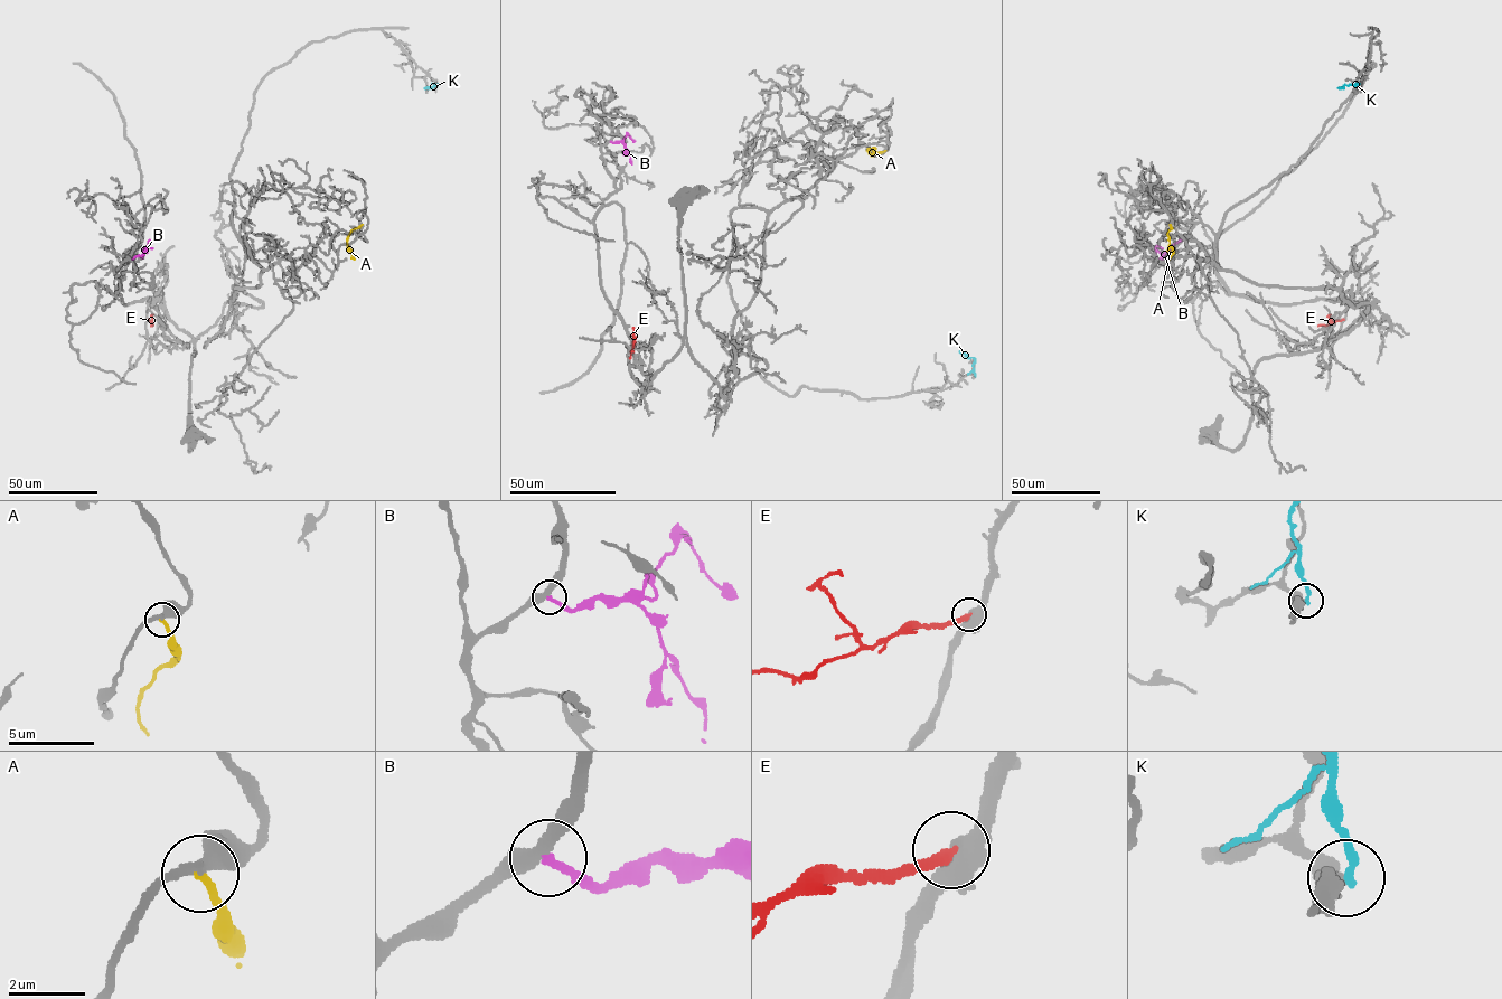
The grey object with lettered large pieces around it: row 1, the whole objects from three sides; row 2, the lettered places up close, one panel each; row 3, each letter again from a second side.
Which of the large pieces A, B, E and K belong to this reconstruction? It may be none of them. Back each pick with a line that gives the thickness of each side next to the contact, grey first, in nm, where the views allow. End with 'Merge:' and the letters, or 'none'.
E: 360 nm thick on the grey side, 240 nm on the other
Merge: E

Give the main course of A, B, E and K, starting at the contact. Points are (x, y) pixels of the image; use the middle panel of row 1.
A: (884, 150), (866, 150), (872, 154), (875, 148)
B: (611, 141), (622, 142), (631, 163)
E: (629, 358), (635, 339), (632, 328)
K: (974, 376), (974, 359), (959, 350)

